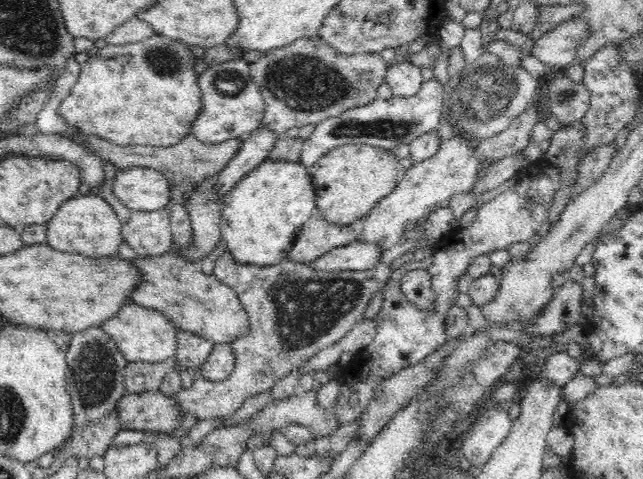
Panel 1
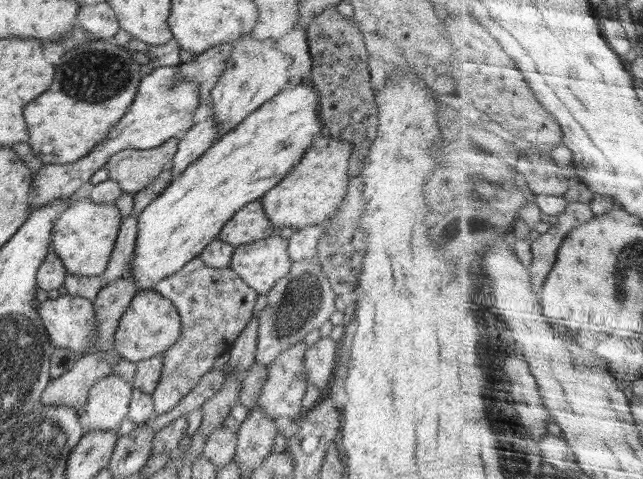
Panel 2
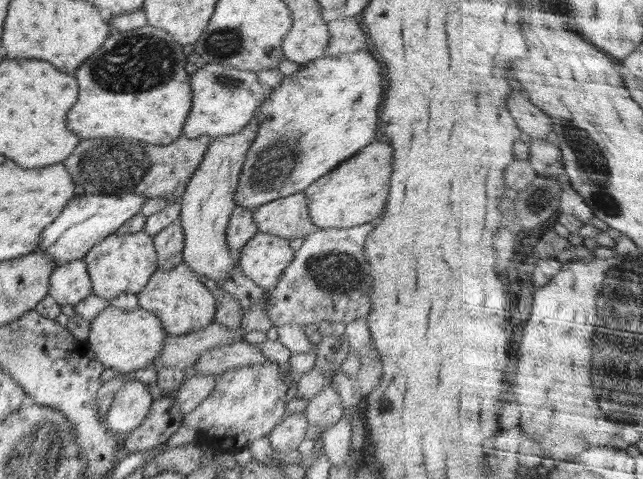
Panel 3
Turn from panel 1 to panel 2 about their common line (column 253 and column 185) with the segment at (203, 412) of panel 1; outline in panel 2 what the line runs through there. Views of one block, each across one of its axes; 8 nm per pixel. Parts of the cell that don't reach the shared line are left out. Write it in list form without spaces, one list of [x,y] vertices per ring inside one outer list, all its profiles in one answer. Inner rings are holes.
[[[200,256],[193,258],[178,272],[159,280],[152,289],[172,301],[182,319],[180,338],[166,352],[163,352],[164,366],[160,372],[160,382],[151,394],[154,415],[162,415],[172,411],[178,402],[196,386],[197,382],[200,382],[200,378],[213,368],[216,358],[226,353],[234,344],[237,336],[254,316],[252,309],[256,306],[258,293],[251,289],[229,266],[221,269],[209,267]]]

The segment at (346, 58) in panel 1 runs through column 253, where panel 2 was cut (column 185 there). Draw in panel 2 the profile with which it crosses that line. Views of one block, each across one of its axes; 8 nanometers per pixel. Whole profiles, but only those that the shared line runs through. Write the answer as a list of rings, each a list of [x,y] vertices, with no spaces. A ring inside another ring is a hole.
[[[219,44],[204,50],[202,54],[193,55],[192,62],[178,65],[181,72],[177,76],[184,81],[196,81],[200,85],[200,105],[211,106],[211,92],[224,73],[228,54],[232,54],[232,45]]]

